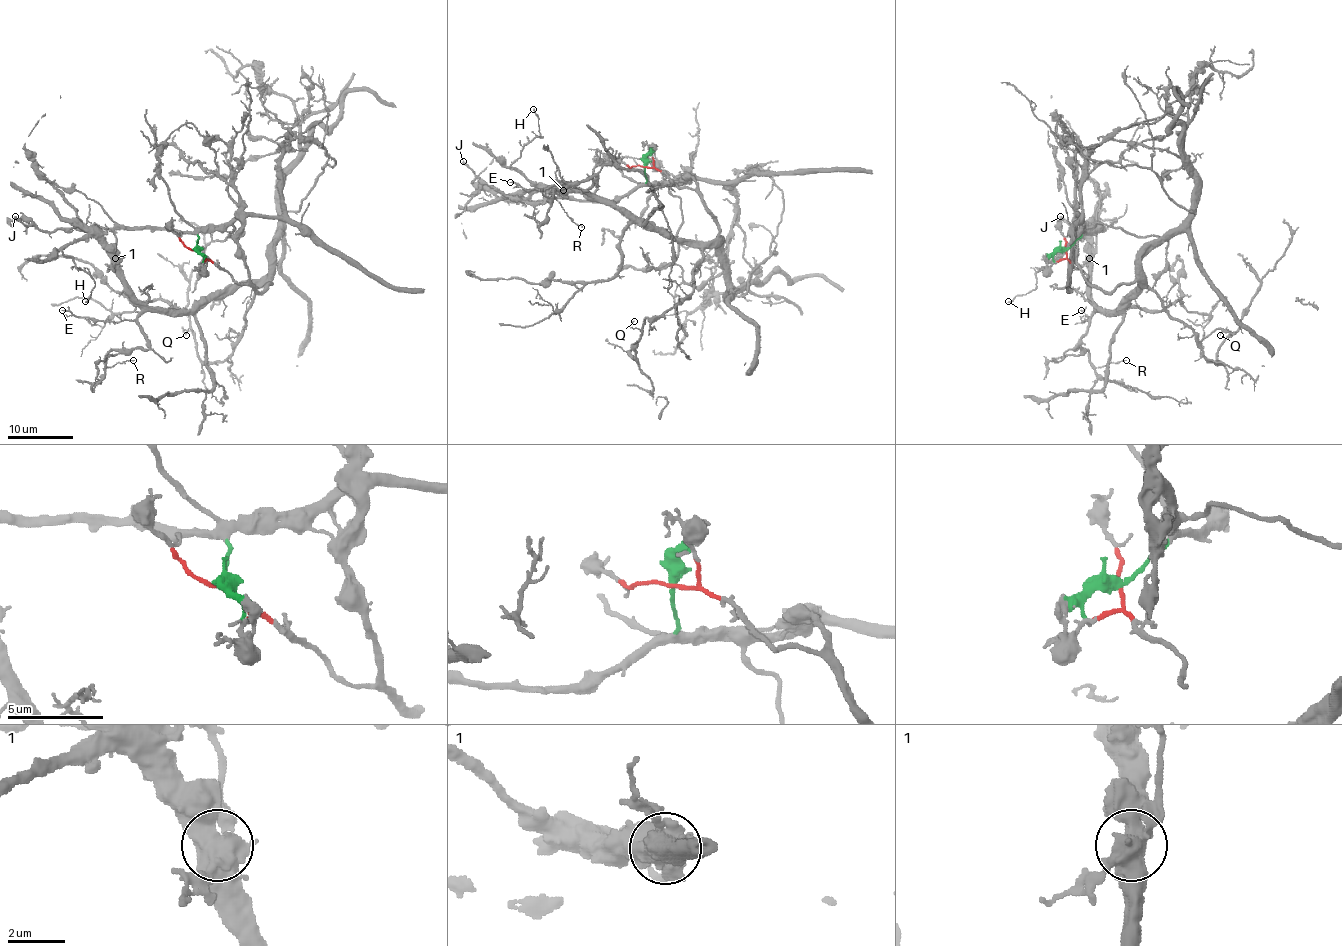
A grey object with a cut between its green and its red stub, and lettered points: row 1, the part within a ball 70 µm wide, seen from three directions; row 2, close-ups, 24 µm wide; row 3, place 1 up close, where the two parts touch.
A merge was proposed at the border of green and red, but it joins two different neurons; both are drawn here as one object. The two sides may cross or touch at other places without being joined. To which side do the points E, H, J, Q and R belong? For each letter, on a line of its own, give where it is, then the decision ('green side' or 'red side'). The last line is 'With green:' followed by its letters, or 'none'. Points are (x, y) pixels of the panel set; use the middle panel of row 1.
E: place (510, 182); red side
H: place (533, 109); red side
J: place (463, 161); green side
Q: place (634, 321); red side
R: place (581, 227); red side
With green: J

